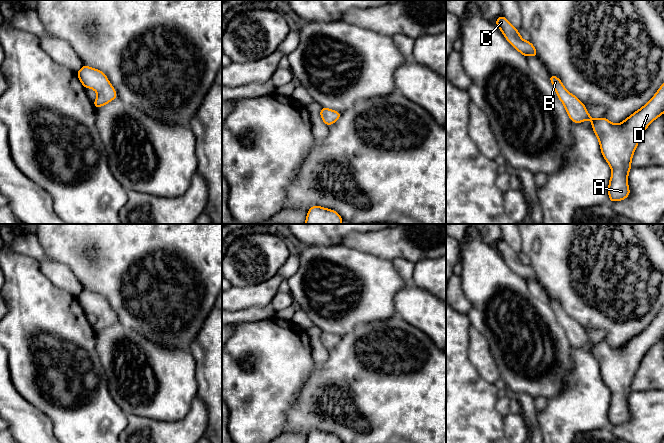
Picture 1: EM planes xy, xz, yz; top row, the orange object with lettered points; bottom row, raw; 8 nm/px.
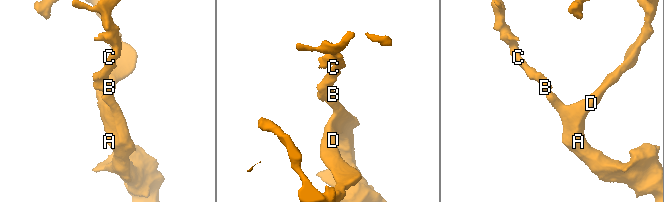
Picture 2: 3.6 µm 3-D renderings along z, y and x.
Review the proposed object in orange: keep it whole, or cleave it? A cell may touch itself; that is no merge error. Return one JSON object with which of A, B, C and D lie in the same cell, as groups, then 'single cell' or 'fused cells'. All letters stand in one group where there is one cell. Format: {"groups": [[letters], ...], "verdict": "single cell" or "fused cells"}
{"groups": [["A", "B", "C", "D"]], "verdict": "single cell"}

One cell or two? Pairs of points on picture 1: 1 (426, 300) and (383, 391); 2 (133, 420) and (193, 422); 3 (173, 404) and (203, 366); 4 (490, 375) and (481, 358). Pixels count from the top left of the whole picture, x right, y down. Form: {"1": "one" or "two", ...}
{"1": "two", "2": "one", "3": "two", "4": "one"}

